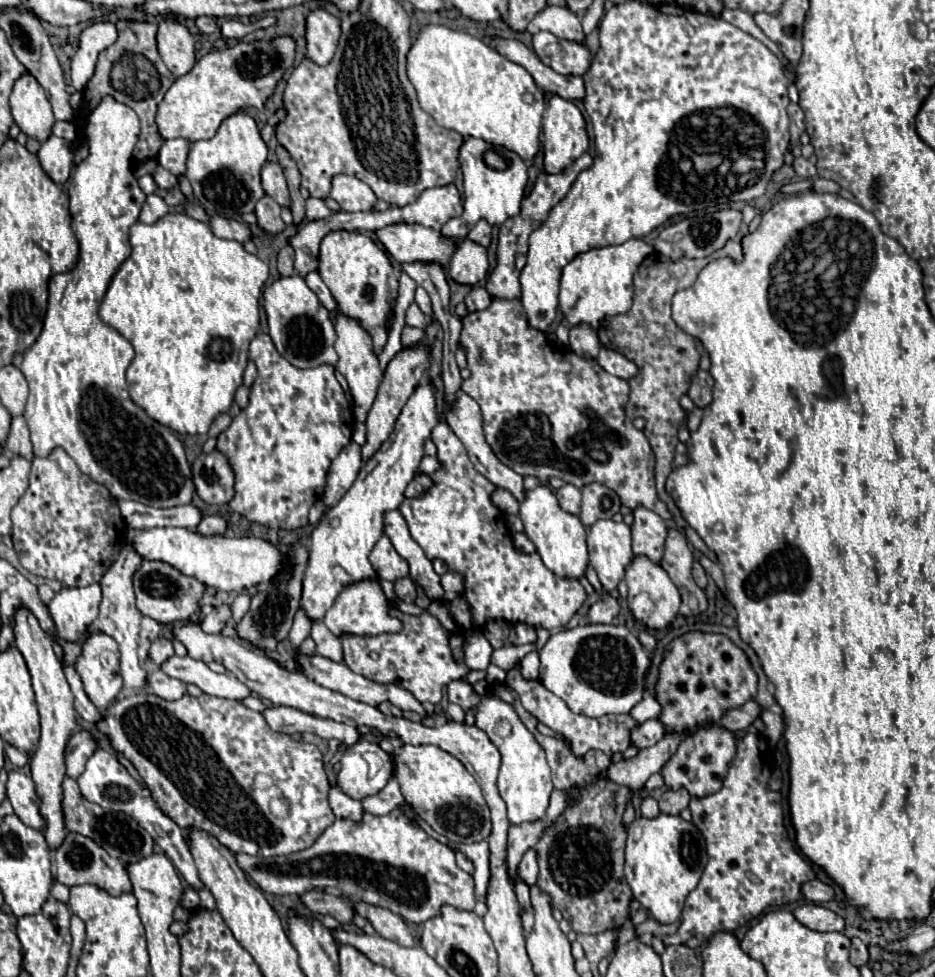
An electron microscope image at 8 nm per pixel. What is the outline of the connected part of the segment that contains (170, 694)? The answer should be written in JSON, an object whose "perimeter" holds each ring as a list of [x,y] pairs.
{"perimeter":[[[154,669],[150,675],[148,675],[148,685],[150,689],[166,699],[166,701],[176,701],[180,699],[182,695],[186,695],[186,685],[174,677],[168,677],[162,669]]]}

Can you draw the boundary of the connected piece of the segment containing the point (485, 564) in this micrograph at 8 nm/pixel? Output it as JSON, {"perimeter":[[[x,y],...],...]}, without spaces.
{"perimeter":[[[440,421],[432,431],[432,441],[438,449],[438,461],[440,469],[434,471],[432,487],[424,495],[414,499],[404,499],[400,505],[400,513],[404,515],[412,539],[424,549],[424,555],[434,561],[442,559],[452,573],[460,573],[464,577],[464,597],[470,605],[472,613],[472,625],[482,629],[488,621],[506,621],[510,625],[514,623],[526,623],[532,627],[542,629],[562,629],[576,611],[586,601],[586,591],[580,585],[578,579],[564,579],[556,577],[546,565],[540,561],[538,553],[530,553],[528,557],[514,549],[512,539],[508,535],[508,527],[504,521],[504,513],[492,503],[490,495],[496,491],[496,485],[492,485],[484,475],[480,475],[474,465],[468,459],[468,453],[462,445],[462,441],[452,433],[452,429]]]}

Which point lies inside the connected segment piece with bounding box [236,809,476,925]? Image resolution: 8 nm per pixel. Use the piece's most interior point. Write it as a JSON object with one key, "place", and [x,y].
{"place":[386,860]}

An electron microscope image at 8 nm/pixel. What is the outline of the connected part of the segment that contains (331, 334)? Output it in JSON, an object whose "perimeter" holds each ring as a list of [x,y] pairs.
{"perimeter":[[[300,275],[280,277],[272,285],[268,285],[264,289],[264,311],[268,315],[270,337],[276,349],[292,365],[300,369],[318,367],[322,363],[336,365],[338,357],[334,351],[334,341],[336,341],[334,323],[330,321],[328,311],[322,307],[314,291],[306,285],[306,281]]]}

